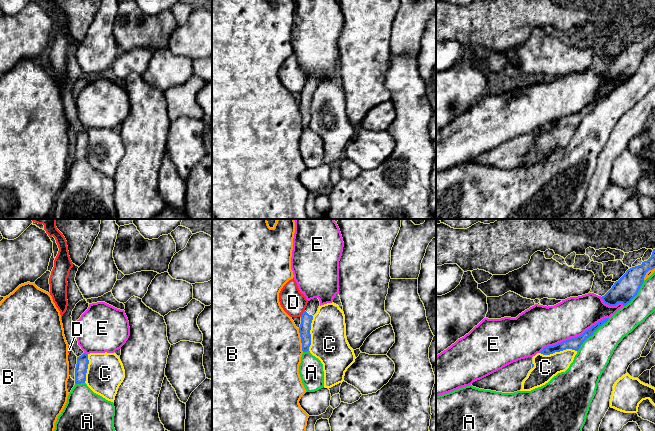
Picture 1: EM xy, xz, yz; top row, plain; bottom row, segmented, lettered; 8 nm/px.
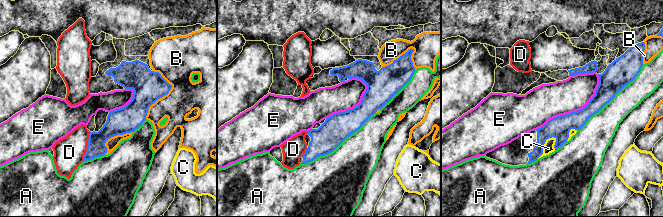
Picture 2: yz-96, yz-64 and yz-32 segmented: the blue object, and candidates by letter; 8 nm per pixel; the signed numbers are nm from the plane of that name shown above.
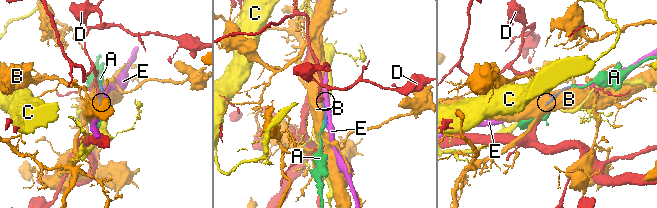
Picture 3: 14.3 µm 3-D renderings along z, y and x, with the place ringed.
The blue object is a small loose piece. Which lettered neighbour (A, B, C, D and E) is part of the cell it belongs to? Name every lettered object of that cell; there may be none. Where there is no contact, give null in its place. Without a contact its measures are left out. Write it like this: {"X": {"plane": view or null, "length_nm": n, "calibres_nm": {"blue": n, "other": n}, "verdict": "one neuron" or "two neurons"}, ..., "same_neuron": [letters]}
{"A": {"plane": "yz", "length_nm": 380, "calibres_nm": {"blue": 100, "other": 260}, "verdict": "two neurons"}, "B": {"plane": "xz", "length_nm": 200, "calibres_nm": {"blue": 90, "other": 500}, "verdict": "two neurons"}, "C": {"plane": "yz", "length_nm": 300, "calibres_nm": {"blue": 100, "other": 190}, "verdict": "two neurons"}, "D": {"plane": "xz", "length_nm": 70, "calibres_nm": {"blue": 90, "other": 200}, "verdict": "two neurons"}, "E": {"plane": "yz", "length_nm": 650, "calibres_nm": {"blue": 100, "other": 320}, "verdict": "two neurons"}, "same_neuron": []}

